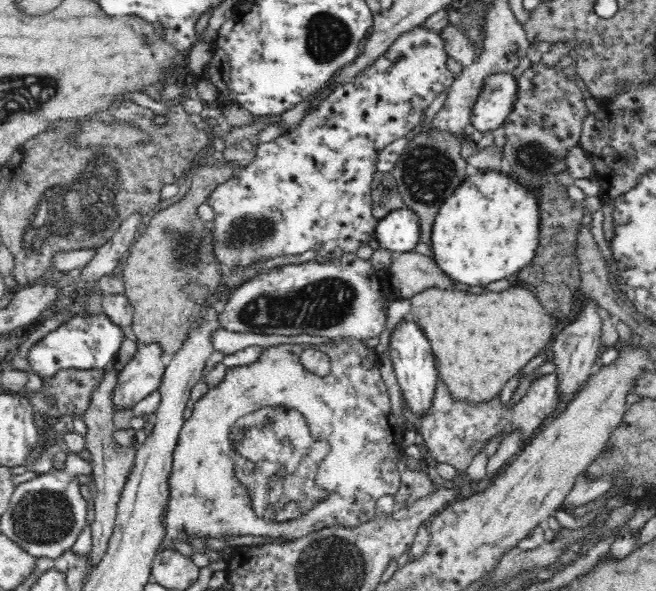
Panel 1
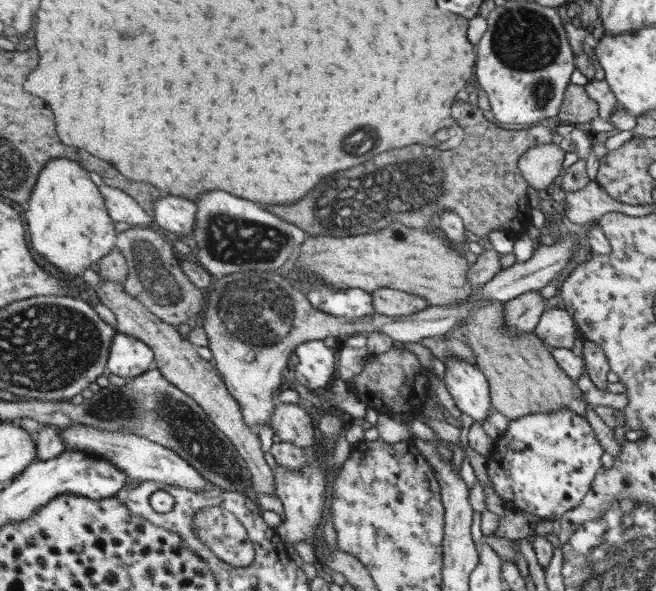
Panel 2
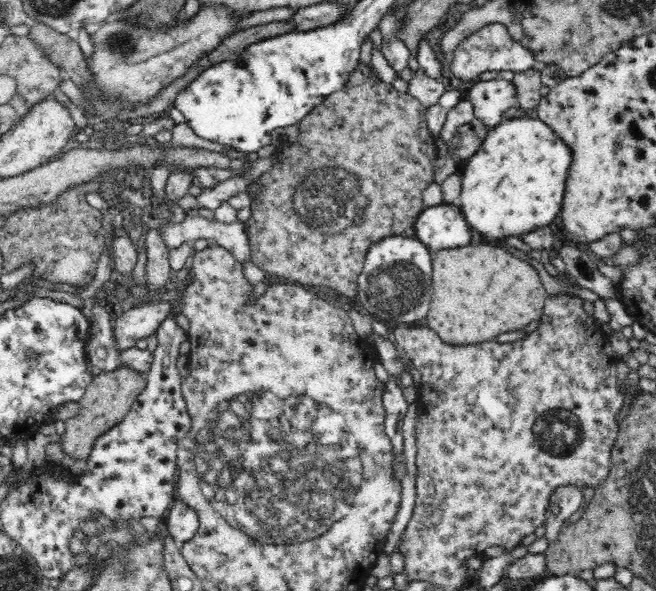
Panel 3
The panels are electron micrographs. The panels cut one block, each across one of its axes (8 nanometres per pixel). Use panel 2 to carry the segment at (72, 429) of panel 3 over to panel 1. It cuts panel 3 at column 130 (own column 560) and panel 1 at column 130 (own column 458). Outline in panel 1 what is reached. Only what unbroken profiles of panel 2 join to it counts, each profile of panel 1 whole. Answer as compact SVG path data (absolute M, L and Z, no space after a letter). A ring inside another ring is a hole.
M220 162L218 166L202 164L196 168L186 196L178 204L160 210L124 258L124 294L136 310L128 334L138 344L160 344L166 358L174 356L182 348L186 336L190 334L190 326L200 318L200 308L216 286L220 286L220 278L224 276L222 264L214 254L214 220L202 222L198 218L198 206L206 204L214 188L228 182L234 174L236 170L228 162Z

